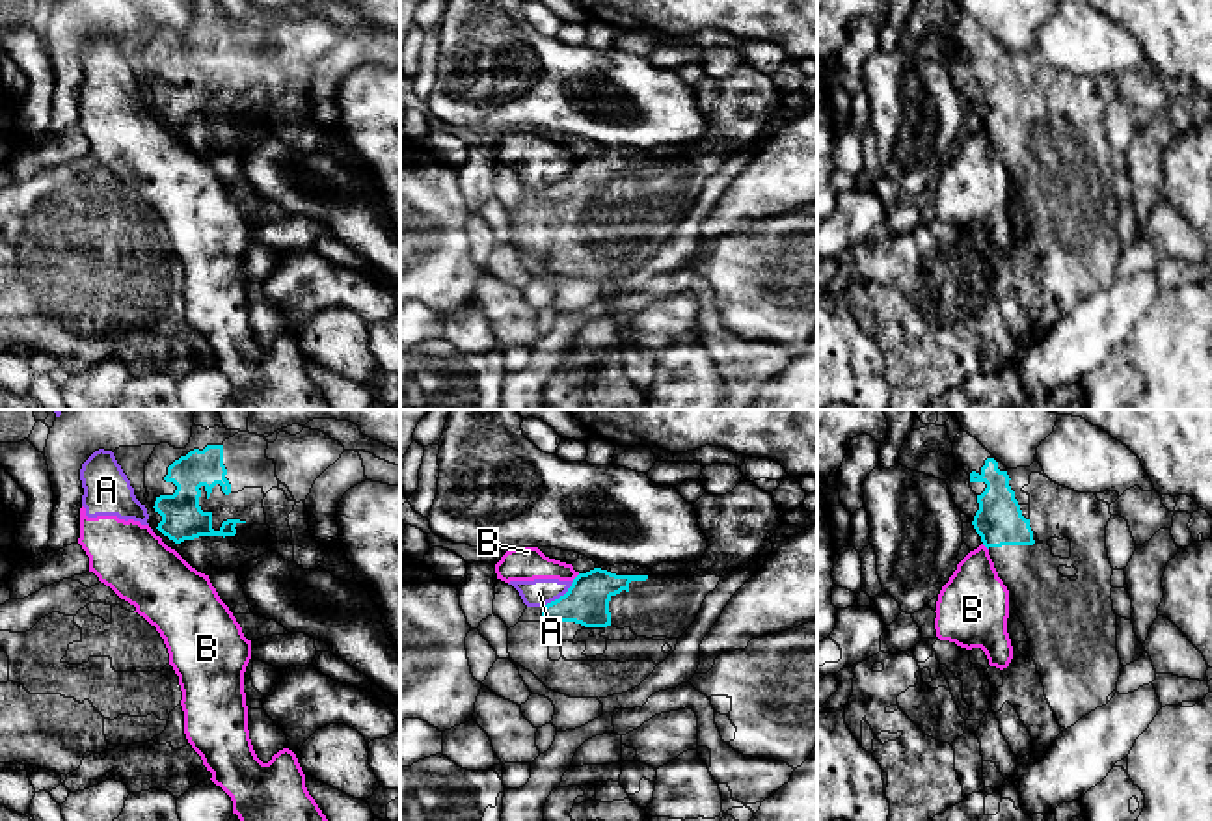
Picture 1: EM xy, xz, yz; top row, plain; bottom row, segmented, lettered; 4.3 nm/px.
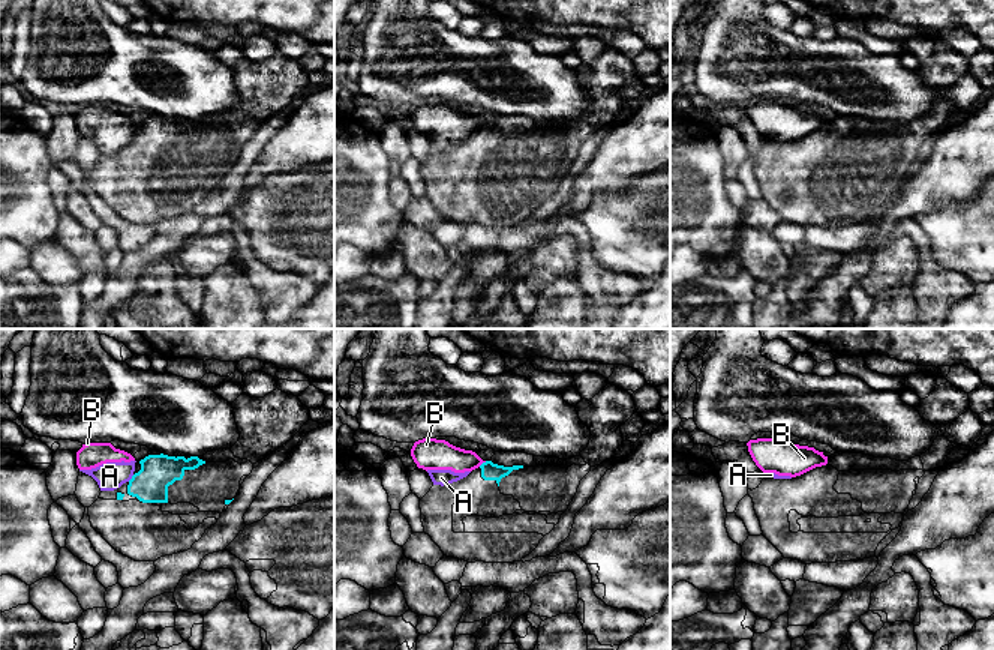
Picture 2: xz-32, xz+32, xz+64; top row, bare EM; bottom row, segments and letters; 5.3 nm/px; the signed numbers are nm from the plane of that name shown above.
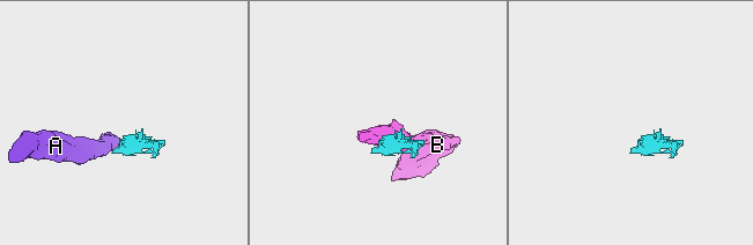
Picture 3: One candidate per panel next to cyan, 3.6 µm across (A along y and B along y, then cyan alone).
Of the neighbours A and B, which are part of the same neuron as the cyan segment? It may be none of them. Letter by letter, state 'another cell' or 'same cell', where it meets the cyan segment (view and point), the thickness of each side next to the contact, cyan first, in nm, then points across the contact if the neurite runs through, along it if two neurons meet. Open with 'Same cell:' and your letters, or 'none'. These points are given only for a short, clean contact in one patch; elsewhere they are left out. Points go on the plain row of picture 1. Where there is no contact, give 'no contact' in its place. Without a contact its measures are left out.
Same cell: none
A: another cell | xz (561, 179) | 190/120 nm | along xz (574, 164), (544, 190)
B: another cell | xz (578, 159) | 190/140 nm | along xz (579, 157), (572, 162)

